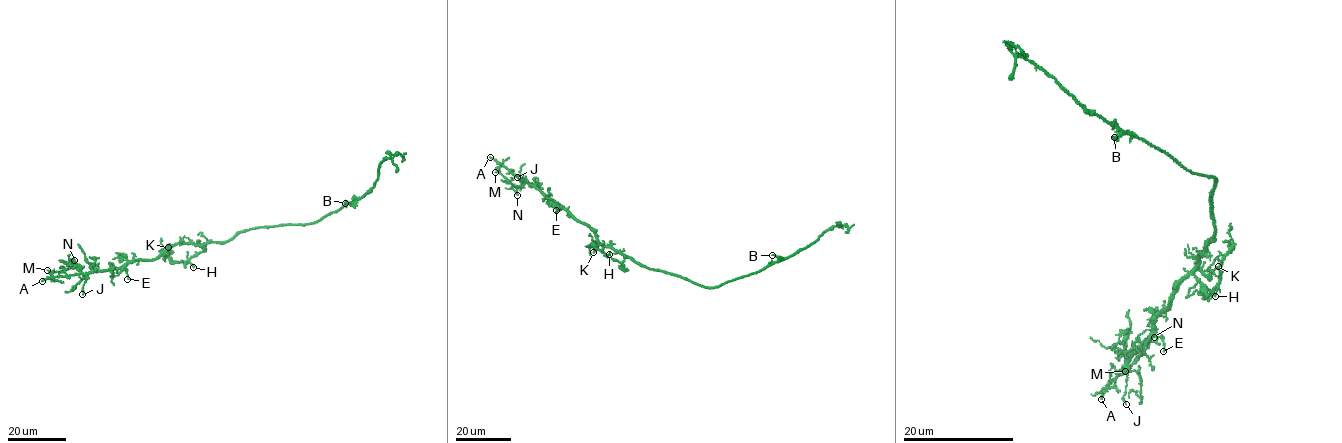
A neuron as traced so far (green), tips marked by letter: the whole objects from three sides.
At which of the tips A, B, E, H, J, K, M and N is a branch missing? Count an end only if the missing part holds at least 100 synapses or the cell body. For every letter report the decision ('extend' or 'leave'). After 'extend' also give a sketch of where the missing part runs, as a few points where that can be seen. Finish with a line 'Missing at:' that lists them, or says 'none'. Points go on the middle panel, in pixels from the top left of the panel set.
A: extend
B: leave
E: leave
H: leave
J: leave
K: leave
M: leave
N: leave
Missing at: A

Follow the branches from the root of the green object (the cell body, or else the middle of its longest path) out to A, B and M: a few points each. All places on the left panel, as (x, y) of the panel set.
A: (246, 230), (221, 242), (176, 243), (155, 259), (135, 259), (119, 267), (48, 277), (42, 281)
B: (246, 230), (316, 222), (346, 204), (355, 204), (345, 203)
M: (246, 230), (221, 242), (176, 243), (155, 259), (135, 259), (119, 267), (85, 273), (77, 267), (47, 270)

